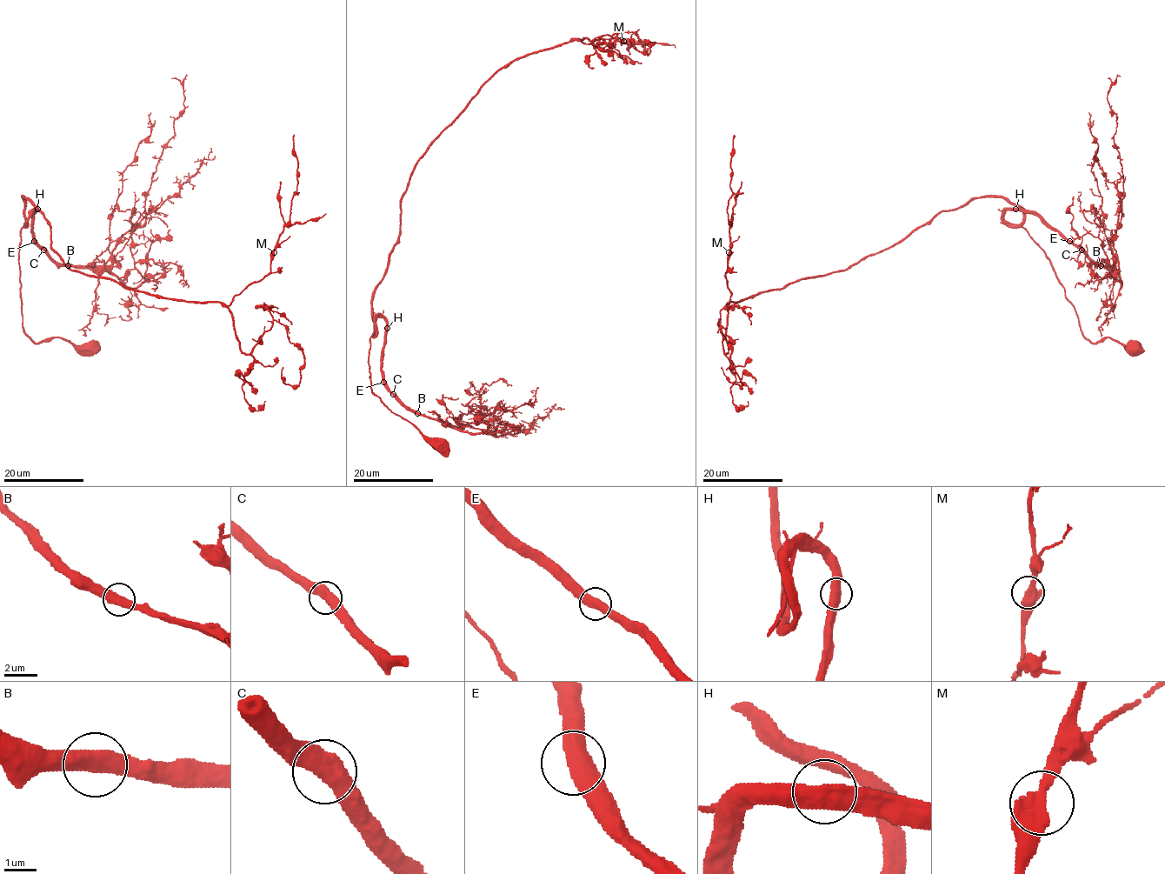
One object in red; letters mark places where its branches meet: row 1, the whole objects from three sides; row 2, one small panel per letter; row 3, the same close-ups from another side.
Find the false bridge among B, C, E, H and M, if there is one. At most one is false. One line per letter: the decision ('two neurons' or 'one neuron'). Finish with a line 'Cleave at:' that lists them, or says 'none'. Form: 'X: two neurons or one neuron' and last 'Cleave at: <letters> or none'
B: one neuron
C: one neuron
E: one neuron
H: one neuron
M: one neuron
Cleave at: none

